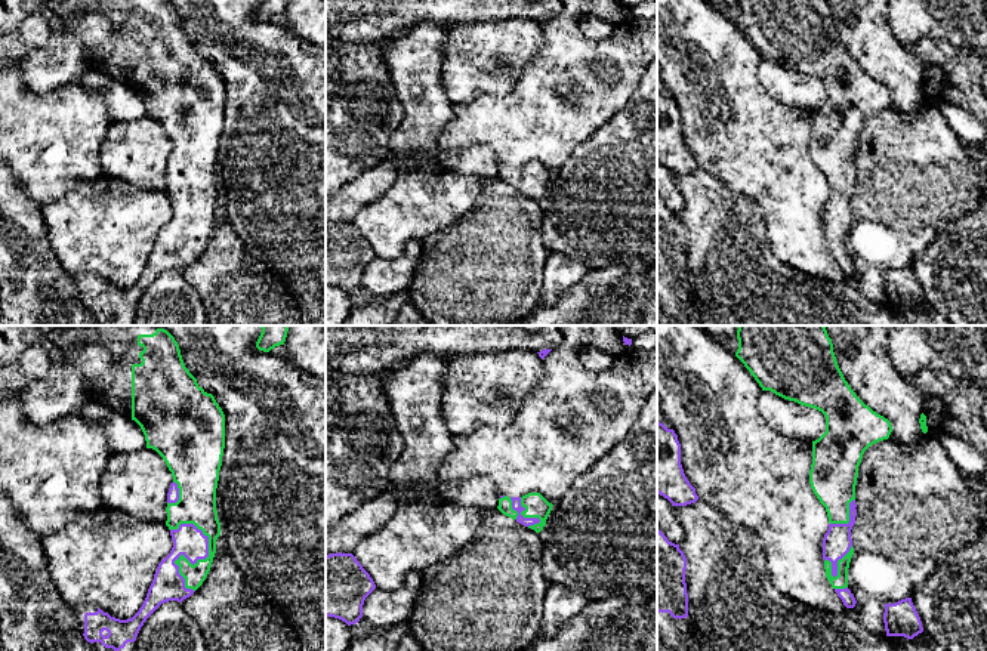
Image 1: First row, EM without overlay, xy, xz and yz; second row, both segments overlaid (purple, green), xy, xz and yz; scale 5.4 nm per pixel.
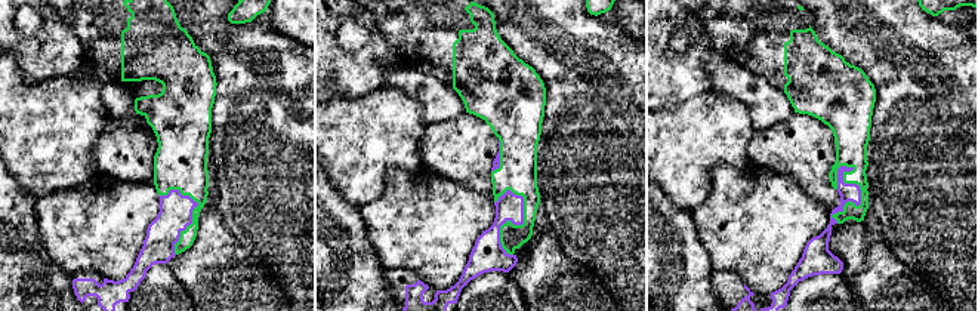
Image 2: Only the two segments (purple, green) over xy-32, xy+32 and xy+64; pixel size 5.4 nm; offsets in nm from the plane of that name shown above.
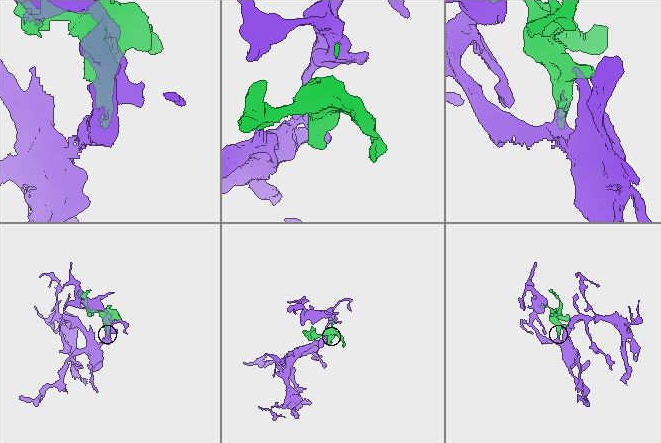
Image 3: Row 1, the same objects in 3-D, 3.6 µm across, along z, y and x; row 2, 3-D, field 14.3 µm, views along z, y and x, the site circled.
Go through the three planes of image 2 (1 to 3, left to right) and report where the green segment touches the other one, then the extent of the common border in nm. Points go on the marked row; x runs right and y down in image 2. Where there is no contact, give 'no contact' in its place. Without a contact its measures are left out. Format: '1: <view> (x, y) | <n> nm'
1: xy-32 (191, 215) | 360 nm
2: xy+32 (517, 224) | 360 nm
3: xy+64 (860, 197) | 320 nm

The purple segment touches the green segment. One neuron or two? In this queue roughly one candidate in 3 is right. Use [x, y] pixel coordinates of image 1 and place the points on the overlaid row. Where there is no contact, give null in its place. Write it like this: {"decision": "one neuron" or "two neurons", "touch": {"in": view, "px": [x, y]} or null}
{"decision": "one neuron", "touch": {"in": "xy", "px": [196, 561]}}

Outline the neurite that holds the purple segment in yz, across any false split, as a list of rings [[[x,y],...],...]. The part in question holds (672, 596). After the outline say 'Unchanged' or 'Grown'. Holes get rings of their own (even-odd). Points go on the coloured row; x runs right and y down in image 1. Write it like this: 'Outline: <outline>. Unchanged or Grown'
Outline: [[[657,528],[657,651],[700,651],[688,621],[687,558]]]. Grown

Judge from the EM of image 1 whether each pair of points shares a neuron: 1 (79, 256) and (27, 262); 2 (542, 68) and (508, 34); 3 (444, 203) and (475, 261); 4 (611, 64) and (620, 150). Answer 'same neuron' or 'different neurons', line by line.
1: different neurons
2: different neurons
3: different neurons
4: different neurons

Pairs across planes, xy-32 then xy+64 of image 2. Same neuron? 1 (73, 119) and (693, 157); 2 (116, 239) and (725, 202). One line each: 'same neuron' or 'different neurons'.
1: same neuron
2: same neuron

